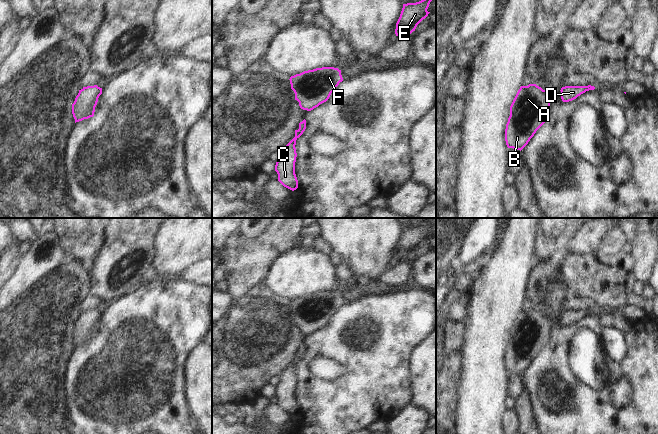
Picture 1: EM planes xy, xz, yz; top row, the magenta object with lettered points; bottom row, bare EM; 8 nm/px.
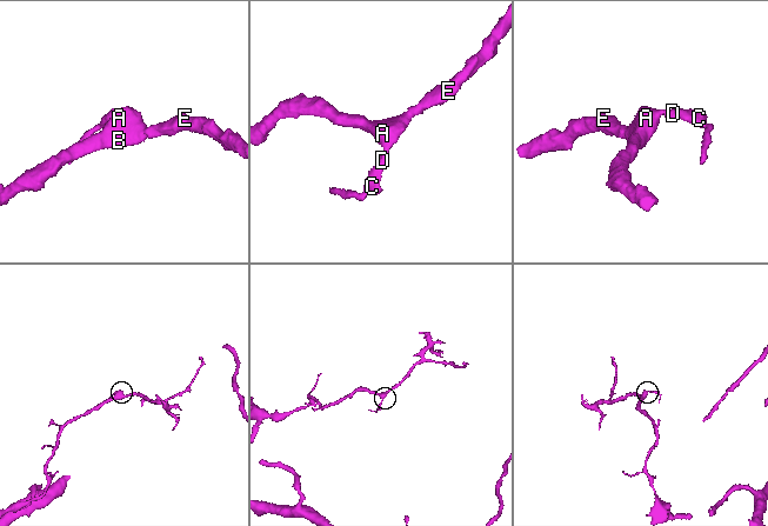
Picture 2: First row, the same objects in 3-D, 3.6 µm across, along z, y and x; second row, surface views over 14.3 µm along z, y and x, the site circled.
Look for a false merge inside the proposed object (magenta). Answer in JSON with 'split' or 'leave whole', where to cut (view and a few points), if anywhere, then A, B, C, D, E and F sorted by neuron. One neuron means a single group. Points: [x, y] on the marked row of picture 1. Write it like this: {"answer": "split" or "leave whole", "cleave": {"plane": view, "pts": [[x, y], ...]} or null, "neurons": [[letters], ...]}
{"answer": "leave whole", "cleave": null, "neurons": [["A", "B", "C", "D", "E", "F"]]}

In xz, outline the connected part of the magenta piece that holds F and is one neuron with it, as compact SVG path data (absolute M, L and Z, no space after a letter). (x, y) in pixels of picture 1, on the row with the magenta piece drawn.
M322 67L296 74L289 80L300 108L311 111L329 99L343 78L338 68Z

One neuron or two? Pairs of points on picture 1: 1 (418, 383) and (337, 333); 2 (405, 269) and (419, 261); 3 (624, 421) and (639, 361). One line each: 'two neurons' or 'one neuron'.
1: two neurons
2: two neurons
3: one neuron

